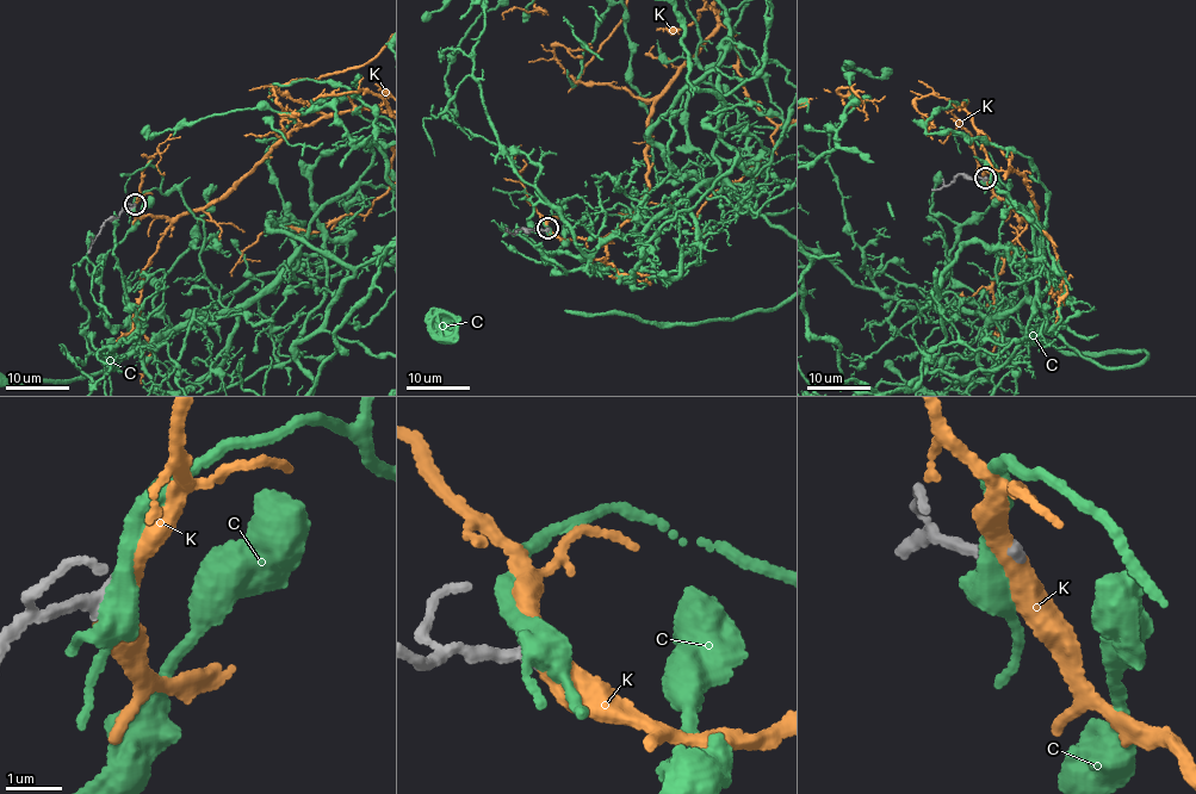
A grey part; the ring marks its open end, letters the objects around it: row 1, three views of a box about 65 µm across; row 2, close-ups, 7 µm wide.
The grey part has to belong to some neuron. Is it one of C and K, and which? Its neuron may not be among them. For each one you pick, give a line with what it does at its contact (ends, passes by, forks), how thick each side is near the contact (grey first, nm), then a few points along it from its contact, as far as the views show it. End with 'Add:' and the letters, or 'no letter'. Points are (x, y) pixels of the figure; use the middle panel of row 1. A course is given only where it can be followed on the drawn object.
K: it passes by; calibres 340 and 360 nm
Add: K

